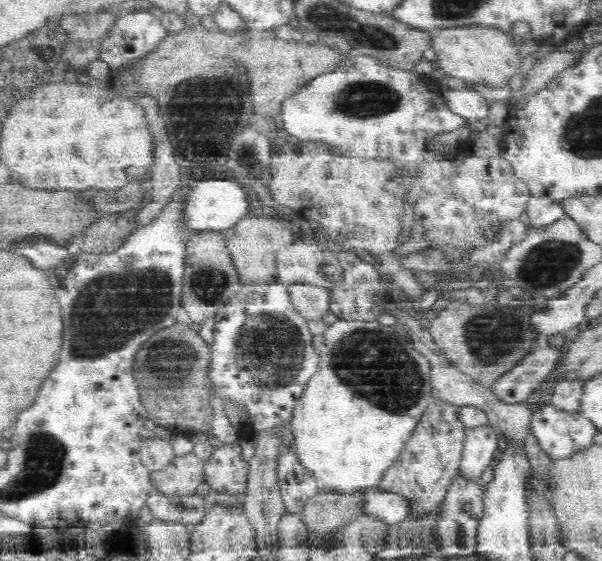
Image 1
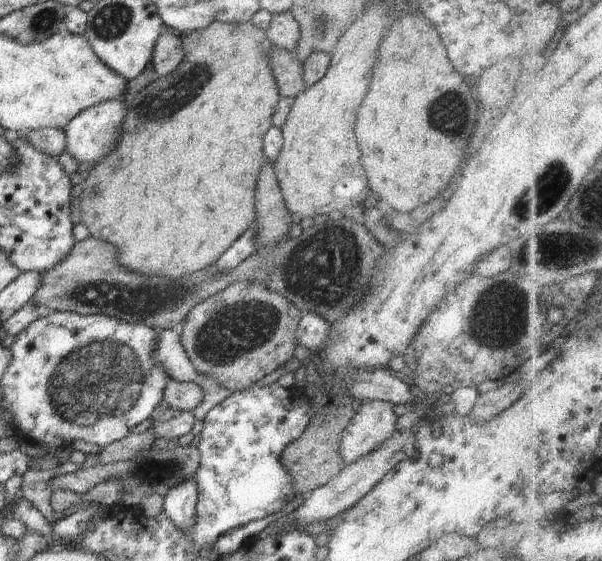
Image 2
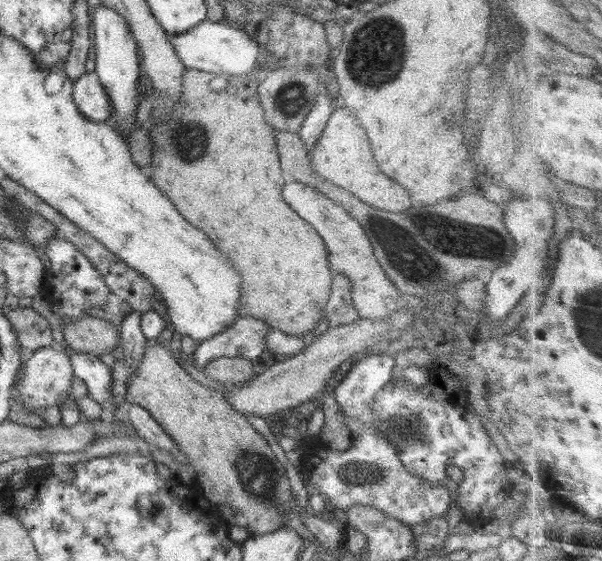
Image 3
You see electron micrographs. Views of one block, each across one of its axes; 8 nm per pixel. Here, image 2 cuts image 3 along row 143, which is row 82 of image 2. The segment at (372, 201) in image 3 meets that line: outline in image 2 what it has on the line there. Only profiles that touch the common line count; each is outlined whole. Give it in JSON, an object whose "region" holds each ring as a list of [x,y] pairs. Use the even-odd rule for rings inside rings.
{"region":[[[368,4],[364,16],[338,40],[326,75],[295,98],[288,119],[280,129],[283,146],[274,162],[274,175],[286,209],[300,220],[314,219],[318,214],[338,216],[348,207],[370,200],[370,186],[360,164],[354,124],[358,108],[368,92],[378,44],[390,24],[392,18],[386,16],[384,8]]]}

